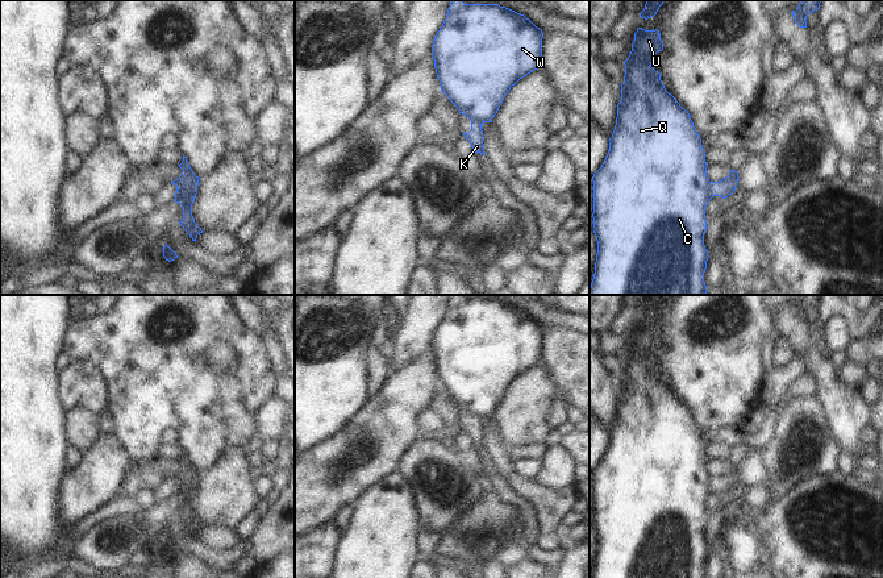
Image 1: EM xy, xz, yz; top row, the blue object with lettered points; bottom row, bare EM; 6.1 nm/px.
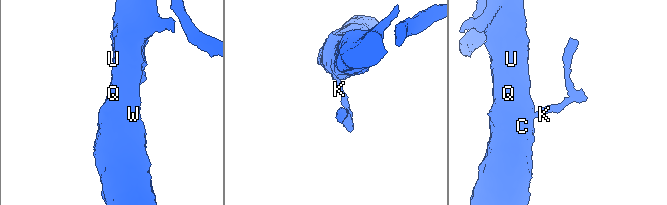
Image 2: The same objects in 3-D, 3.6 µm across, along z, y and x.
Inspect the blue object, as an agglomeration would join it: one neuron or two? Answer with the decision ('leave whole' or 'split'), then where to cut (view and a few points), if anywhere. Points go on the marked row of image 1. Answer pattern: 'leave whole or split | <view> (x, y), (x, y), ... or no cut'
split | yz (708, 182), (708, 195), (711, 198)

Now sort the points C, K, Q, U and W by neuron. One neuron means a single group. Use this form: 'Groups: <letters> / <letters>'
Groups: C Q U W / K

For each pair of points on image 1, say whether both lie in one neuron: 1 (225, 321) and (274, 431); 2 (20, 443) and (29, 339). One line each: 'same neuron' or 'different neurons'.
1: different neurons
2: same neuron

